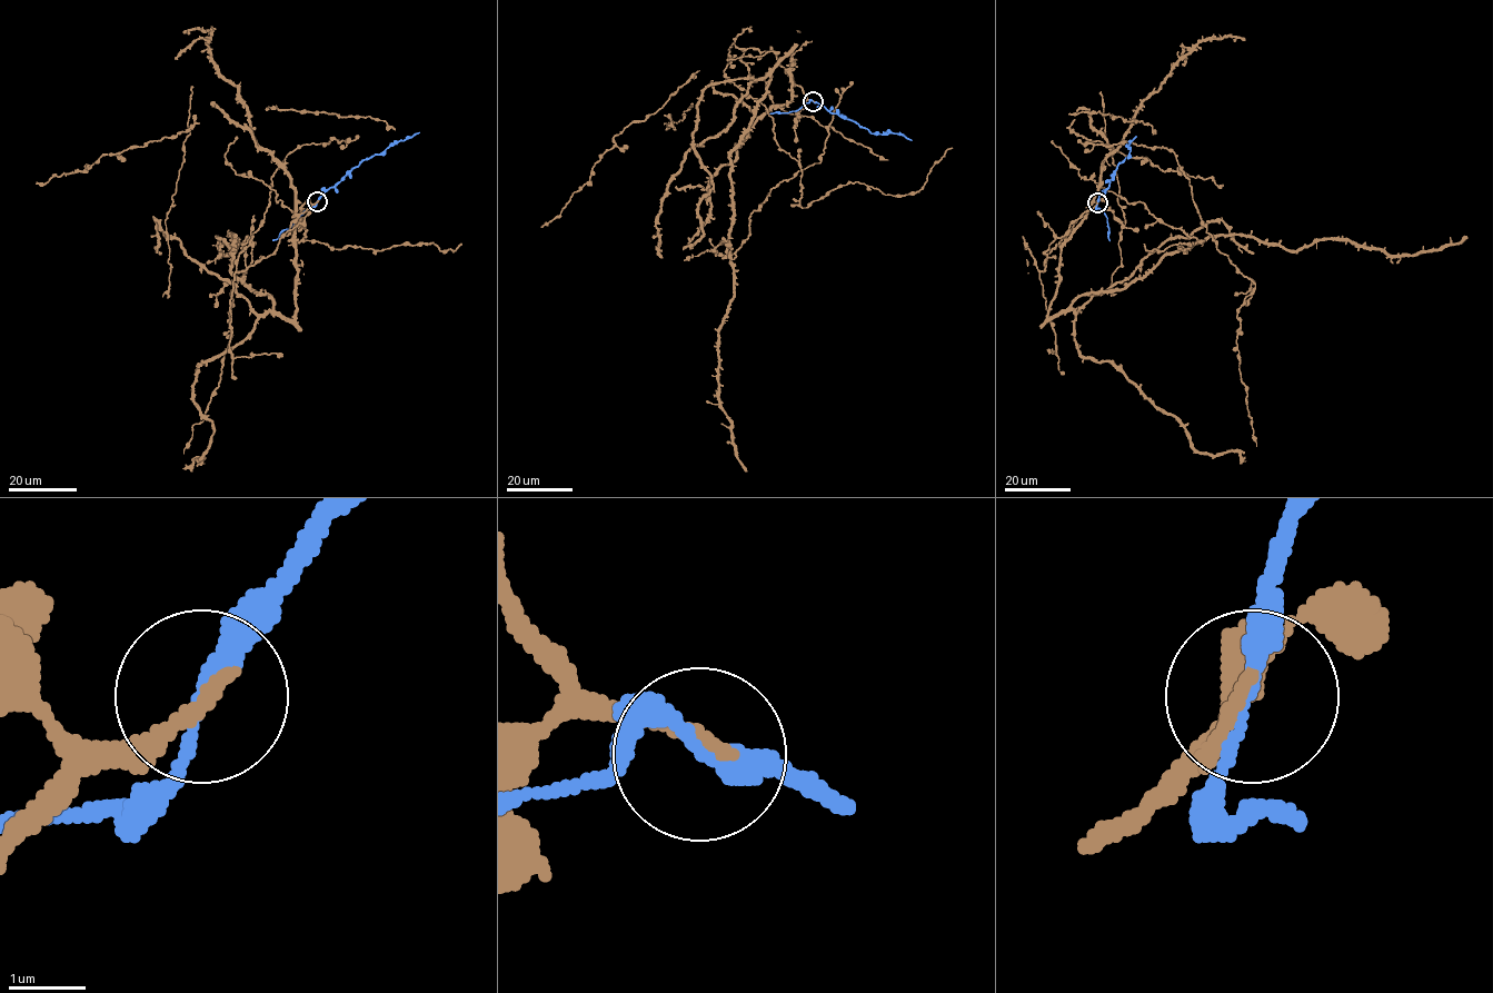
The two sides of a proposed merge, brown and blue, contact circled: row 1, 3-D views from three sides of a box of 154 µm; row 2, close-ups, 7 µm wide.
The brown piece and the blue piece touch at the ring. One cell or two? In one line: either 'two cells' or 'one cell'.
two cells

